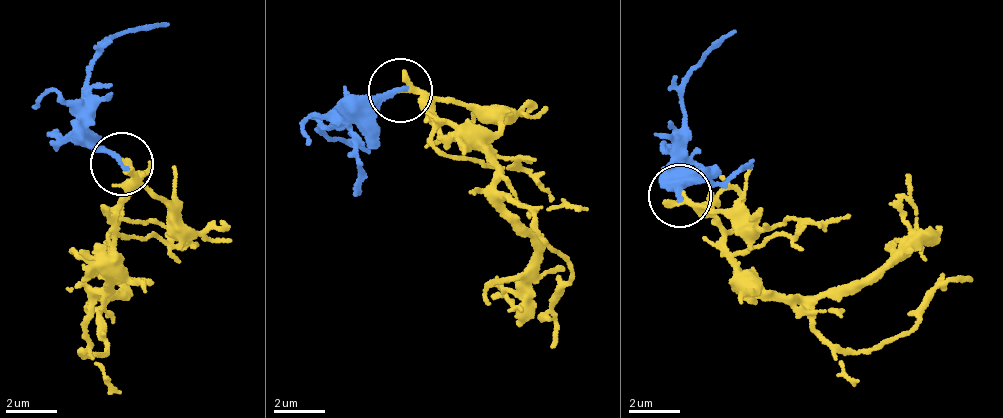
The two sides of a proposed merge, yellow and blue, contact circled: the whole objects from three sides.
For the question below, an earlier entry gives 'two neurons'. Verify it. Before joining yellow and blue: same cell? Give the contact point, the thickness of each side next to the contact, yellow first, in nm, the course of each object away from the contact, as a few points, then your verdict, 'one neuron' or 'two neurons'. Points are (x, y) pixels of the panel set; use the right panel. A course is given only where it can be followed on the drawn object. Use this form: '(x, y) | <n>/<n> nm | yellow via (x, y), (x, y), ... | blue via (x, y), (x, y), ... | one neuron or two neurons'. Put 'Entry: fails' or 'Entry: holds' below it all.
(679, 196) | 320/220 nm | yellow via (677, 194), (770, 289), (791, 298), (844, 350), (913, 326), (934, 293), (972, 277) | blue via (677, 194), (684, 172), (684, 105), (700, 59), (737, 30) | one neuron
Entry: fails

